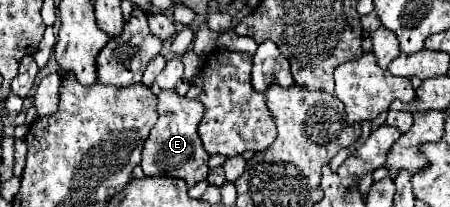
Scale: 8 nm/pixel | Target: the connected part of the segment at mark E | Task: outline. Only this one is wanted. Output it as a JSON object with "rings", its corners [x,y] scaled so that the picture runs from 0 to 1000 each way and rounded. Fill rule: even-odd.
{"rings":[[[356,440],[351,459],[351,585],[329,652],[316,729],[316,826],[324,855],[391,855],[409,865],[418,903],[458,865],[462,845],[462,739],[449,710],[449,681],[436,643],[436,614],[449,575],[453,507],[440,478],[413,478],[387,440]]]}

